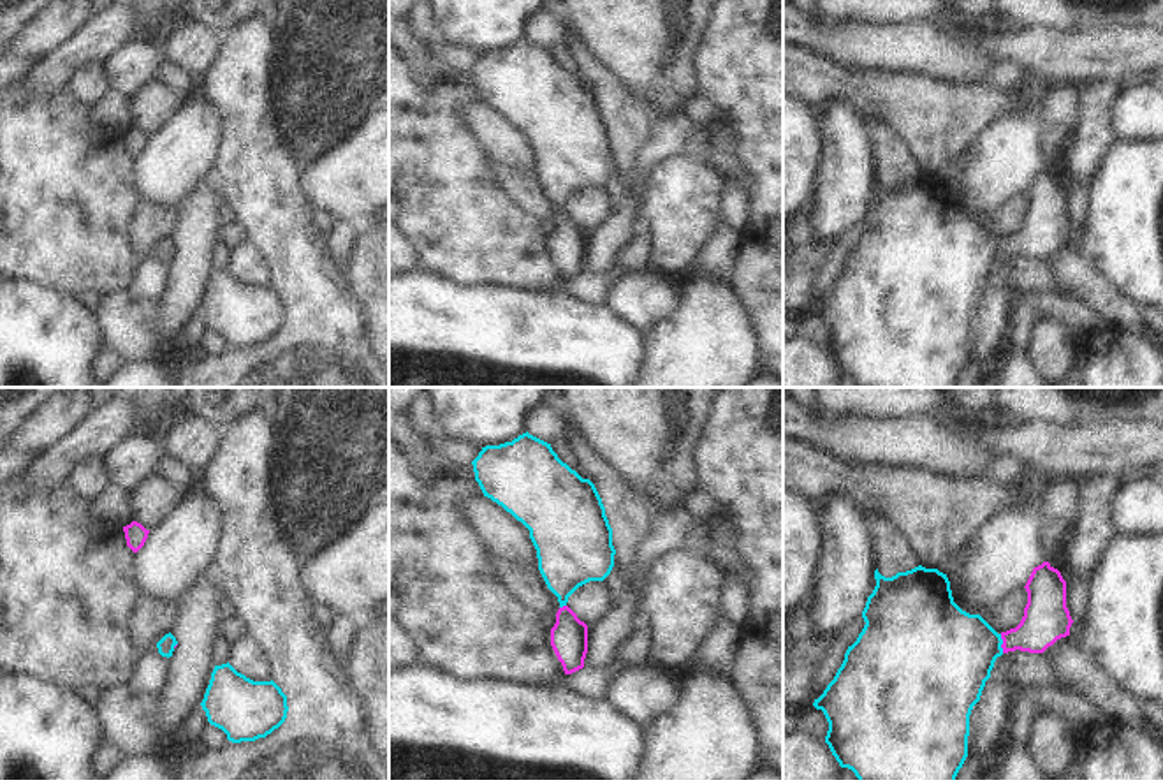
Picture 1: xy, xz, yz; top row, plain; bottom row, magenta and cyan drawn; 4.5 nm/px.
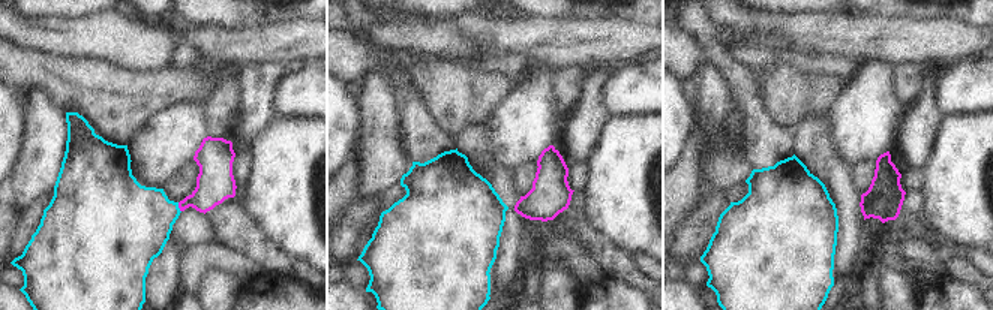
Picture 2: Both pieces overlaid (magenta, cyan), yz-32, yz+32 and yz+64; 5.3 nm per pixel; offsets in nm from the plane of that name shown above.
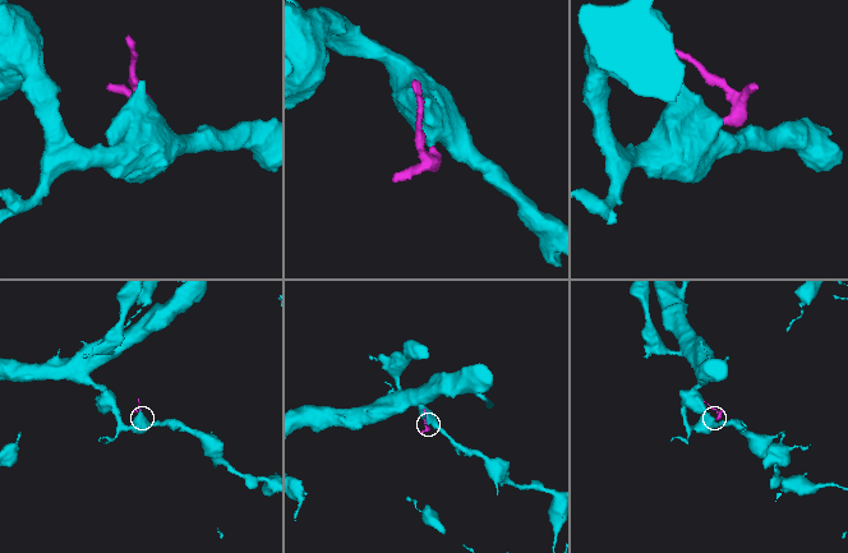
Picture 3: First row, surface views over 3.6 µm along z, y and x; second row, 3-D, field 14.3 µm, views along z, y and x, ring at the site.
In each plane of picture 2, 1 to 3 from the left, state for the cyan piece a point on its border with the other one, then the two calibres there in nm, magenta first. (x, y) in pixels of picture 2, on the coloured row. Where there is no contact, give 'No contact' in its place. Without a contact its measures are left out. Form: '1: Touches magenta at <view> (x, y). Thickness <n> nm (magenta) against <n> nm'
1: Touches magenta at yz-32 (179, 207). Thickness 200 nm (magenta) against 380 nm
2: No contact
3: No contact

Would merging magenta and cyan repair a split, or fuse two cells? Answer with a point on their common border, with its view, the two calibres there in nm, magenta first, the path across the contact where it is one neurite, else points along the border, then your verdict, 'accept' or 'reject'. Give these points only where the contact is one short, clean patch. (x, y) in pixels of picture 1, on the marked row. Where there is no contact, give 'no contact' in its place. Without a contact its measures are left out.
yz (1003, 643) | 220/400 nm | across yz (1045, 618), (1028, 636), (1003, 643), (950, 654) | accept

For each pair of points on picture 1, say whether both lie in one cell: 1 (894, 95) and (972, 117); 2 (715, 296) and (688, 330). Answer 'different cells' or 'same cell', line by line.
1: same cell
2: same cell

